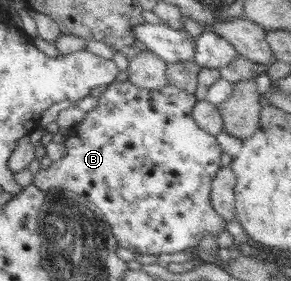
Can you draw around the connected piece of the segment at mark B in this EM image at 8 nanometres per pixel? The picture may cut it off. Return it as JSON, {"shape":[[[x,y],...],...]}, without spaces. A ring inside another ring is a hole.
{"shape":[[[130,79],[116,81],[100,96],[98,106],[88,114],[88,118],[72,129],[68,141],[65,142],[68,155],[60,161],[54,162],[49,170],[41,168],[34,178],[34,183],[46,193],[53,190],[64,192],[66,196],[73,197],[74,200],[79,200],[79,202],[97,205],[104,212],[109,224],[114,228],[119,244],[136,254],[161,256],[163,253],[183,252],[188,248],[197,247],[199,241],[206,238],[207,234],[216,235],[225,230],[227,223],[223,217],[215,212],[213,202],[210,200],[210,195],[213,194],[213,180],[218,174],[219,166],[221,166],[219,156],[221,156],[222,148],[219,148],[215,135],[208,133],[194,117],[194,108],[199,101],[196,94],[171,84],[153,90],[141,88]]]}

